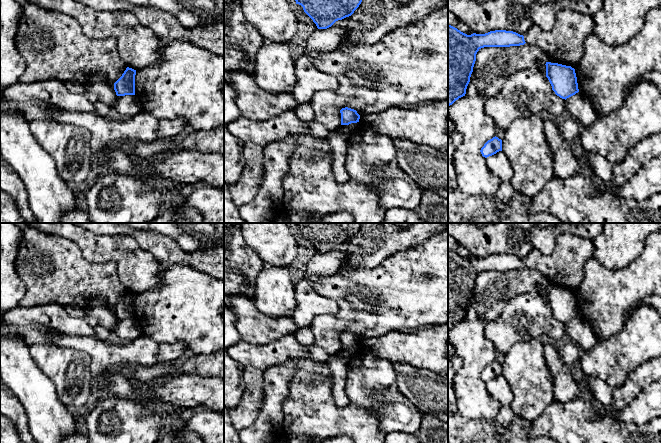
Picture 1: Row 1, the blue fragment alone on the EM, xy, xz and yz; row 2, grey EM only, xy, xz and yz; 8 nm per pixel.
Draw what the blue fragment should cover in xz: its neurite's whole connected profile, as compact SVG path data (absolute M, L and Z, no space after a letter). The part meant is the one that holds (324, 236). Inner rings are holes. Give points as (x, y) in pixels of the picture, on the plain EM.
M295 223L318 253L327 253L336 245L351 240L363 223Z

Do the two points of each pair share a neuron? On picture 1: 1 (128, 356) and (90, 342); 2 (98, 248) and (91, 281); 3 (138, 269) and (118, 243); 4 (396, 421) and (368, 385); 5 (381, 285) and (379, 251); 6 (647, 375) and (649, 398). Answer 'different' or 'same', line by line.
1: same
2: different
3: same
4: same
5: different
6: different

